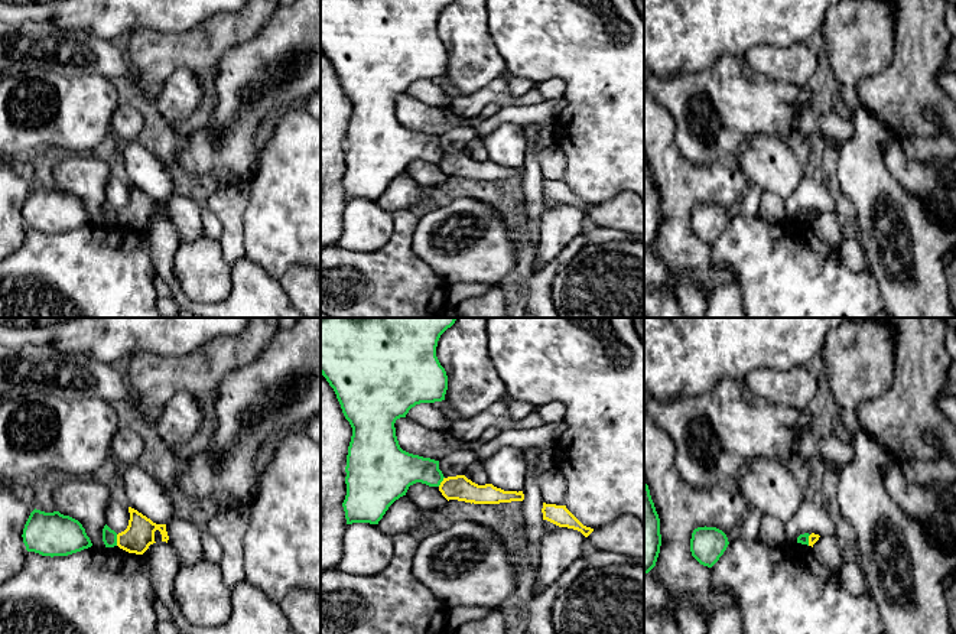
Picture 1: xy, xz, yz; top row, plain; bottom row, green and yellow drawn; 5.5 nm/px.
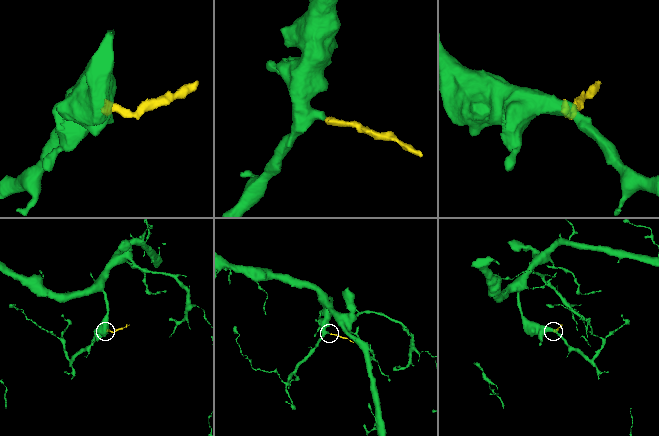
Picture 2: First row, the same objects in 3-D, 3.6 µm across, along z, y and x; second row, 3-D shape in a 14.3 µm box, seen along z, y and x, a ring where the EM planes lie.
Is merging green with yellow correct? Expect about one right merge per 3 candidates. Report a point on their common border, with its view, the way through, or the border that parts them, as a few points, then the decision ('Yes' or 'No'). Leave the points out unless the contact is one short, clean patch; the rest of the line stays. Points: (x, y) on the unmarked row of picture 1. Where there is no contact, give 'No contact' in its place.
Touches green at xy (116, 217). Boundary: xy (116, 211), (117, 221). No

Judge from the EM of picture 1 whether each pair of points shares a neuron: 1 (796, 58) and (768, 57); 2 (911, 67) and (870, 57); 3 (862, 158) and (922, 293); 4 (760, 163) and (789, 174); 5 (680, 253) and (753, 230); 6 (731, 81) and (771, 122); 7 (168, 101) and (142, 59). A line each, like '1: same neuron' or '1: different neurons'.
1: same neuron
2: different neurons
3: same neuron
4: same neuron
5: different neurons
6: same neuron
7: different neurons

